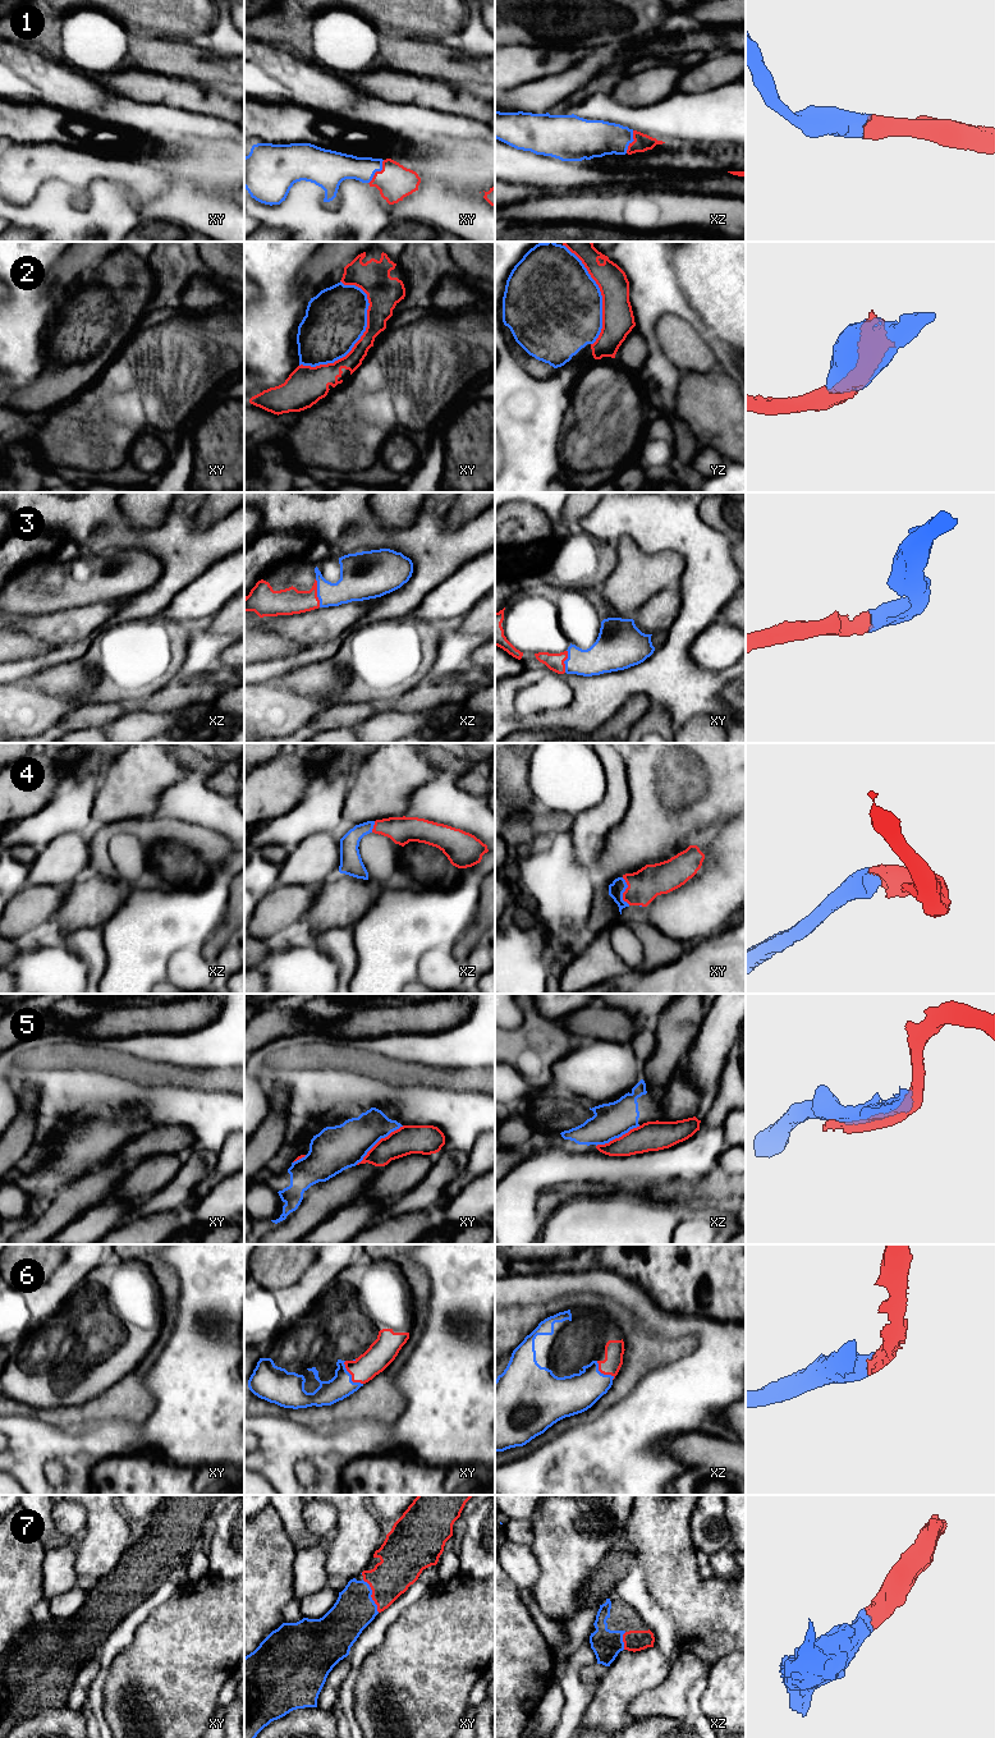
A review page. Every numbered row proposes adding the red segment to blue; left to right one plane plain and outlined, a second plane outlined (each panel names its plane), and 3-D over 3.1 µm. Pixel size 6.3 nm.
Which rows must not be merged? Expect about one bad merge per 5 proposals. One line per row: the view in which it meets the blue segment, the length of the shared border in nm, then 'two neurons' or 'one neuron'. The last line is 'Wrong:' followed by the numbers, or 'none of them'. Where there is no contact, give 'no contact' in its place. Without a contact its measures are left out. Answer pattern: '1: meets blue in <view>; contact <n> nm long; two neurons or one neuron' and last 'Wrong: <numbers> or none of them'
1: meets blue in xy; contact 180 nm long; one neuron
2: meets blue in xy; contact 650 nm long; one neuron
3: meets blue in xz; contact 180 nm long; one neuron
4: meets blue in xy; contact 180 nm long; one neuron
5: meets blue in xy; contact 380 nm long; two neurons
6: meets blue in xy; contact 190 nm long; one neuron
7: meets blue in xy; contact 240 nm long; one neuron
Wrong: 5

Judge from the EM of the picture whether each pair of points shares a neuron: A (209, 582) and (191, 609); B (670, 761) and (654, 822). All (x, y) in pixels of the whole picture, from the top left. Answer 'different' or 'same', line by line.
A: same
B: same

